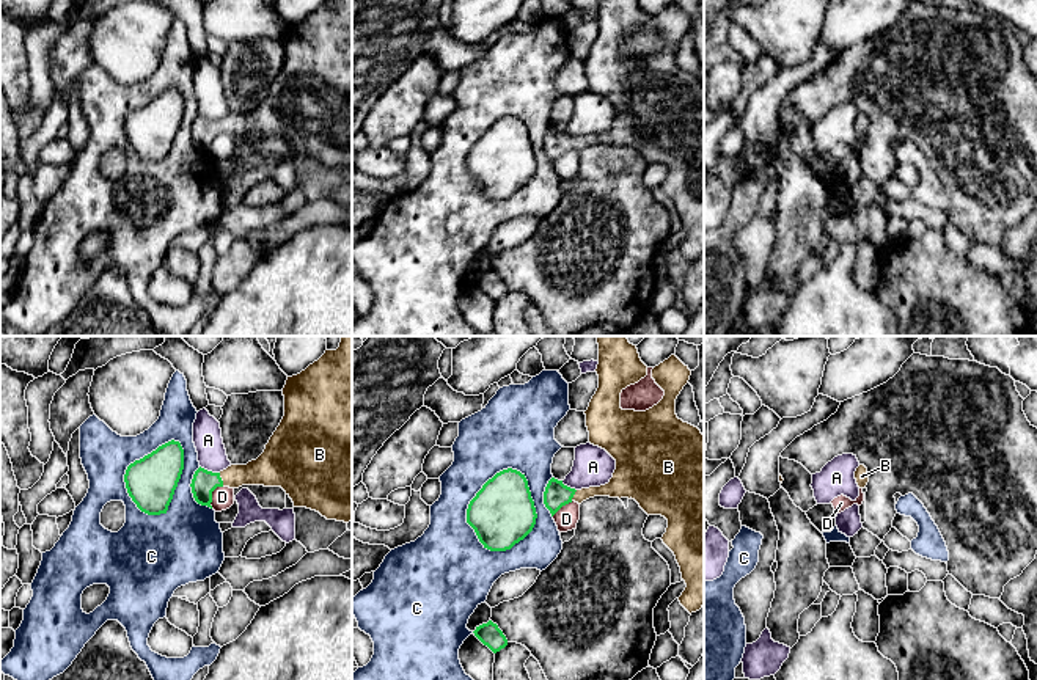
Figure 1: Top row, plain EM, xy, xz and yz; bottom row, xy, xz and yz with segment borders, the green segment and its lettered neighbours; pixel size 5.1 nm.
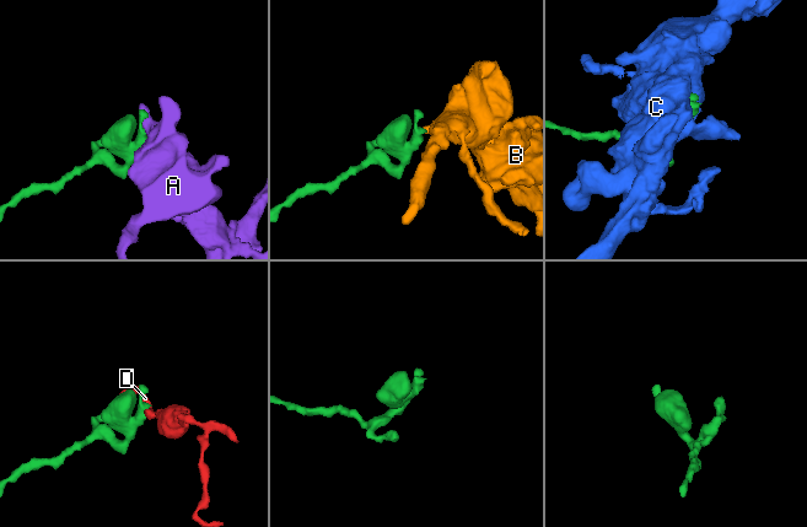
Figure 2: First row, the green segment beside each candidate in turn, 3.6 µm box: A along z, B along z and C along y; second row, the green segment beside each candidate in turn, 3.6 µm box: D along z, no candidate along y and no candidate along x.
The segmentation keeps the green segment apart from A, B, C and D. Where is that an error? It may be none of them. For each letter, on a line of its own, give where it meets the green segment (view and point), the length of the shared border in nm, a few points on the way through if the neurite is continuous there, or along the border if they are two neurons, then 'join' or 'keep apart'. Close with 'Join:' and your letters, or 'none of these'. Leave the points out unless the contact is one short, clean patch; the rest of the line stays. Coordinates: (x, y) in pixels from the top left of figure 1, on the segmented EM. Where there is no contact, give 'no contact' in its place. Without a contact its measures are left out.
A: contact xy (209, 471); length 110 nm; border xy (200, 465), (219, 473); keep apart
B: contact xy (220, 479); length 80 nm; way xy (205, 482), (220, 479), (267, 470); join
C: contact xz (469, 504); length 460 nm; keep apart
D: contact xy (211, 495); length 130 nm; keep apart
Join: B

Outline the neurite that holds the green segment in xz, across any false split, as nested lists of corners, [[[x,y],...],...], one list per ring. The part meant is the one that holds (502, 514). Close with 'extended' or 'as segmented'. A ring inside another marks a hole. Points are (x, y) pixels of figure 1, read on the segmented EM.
[[[508,468],[489,479],[467,509],[467,523],[490,551],[506,551],[536,525],[536,507],[525,474]]]; as segmented

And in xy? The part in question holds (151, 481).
[[[171,440],[127,466],[127,493],[141,512],[167,514],[182,470],[184,449],[179,441]]]; as segmented

